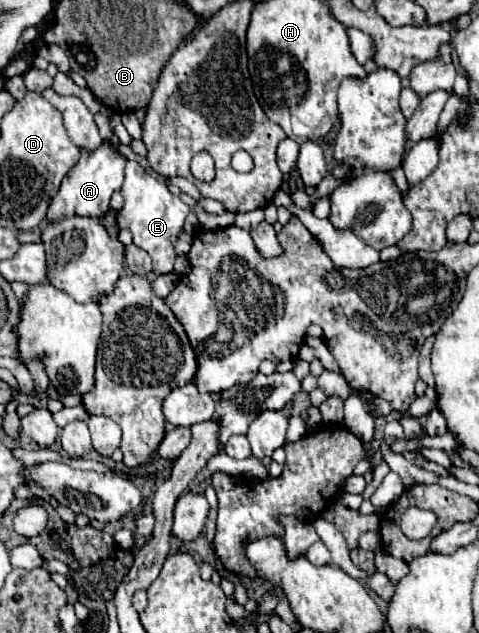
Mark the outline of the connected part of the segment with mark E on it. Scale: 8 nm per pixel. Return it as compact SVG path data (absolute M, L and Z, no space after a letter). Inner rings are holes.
M136 160L126 162L122 196L124 196L124 208L118 212L118 226L128 228L134 236L134 244L150 254L154 274L172 272L176 260L174 244L182 234L182 226L190 208L178 196L174 196L164 182L152 178Z

